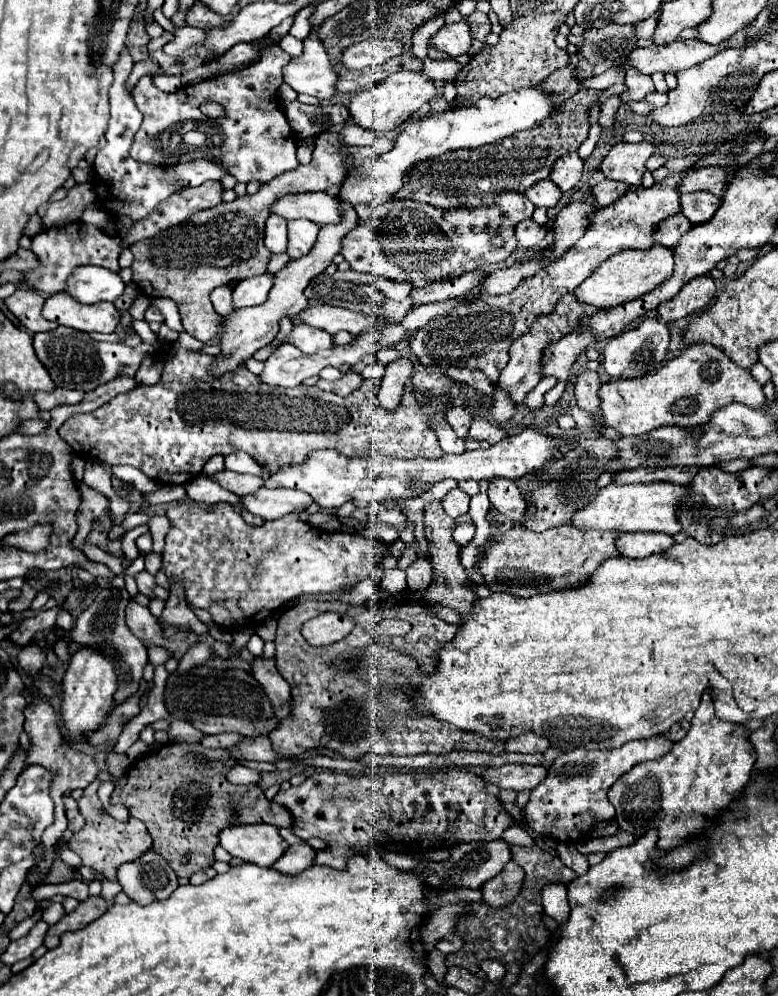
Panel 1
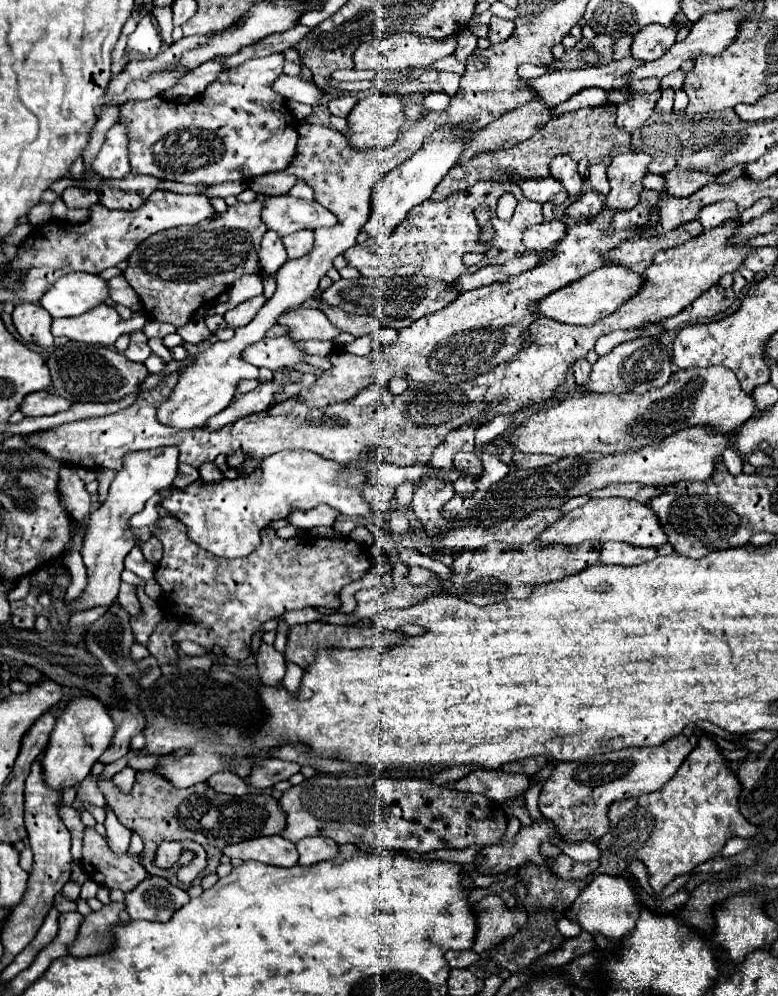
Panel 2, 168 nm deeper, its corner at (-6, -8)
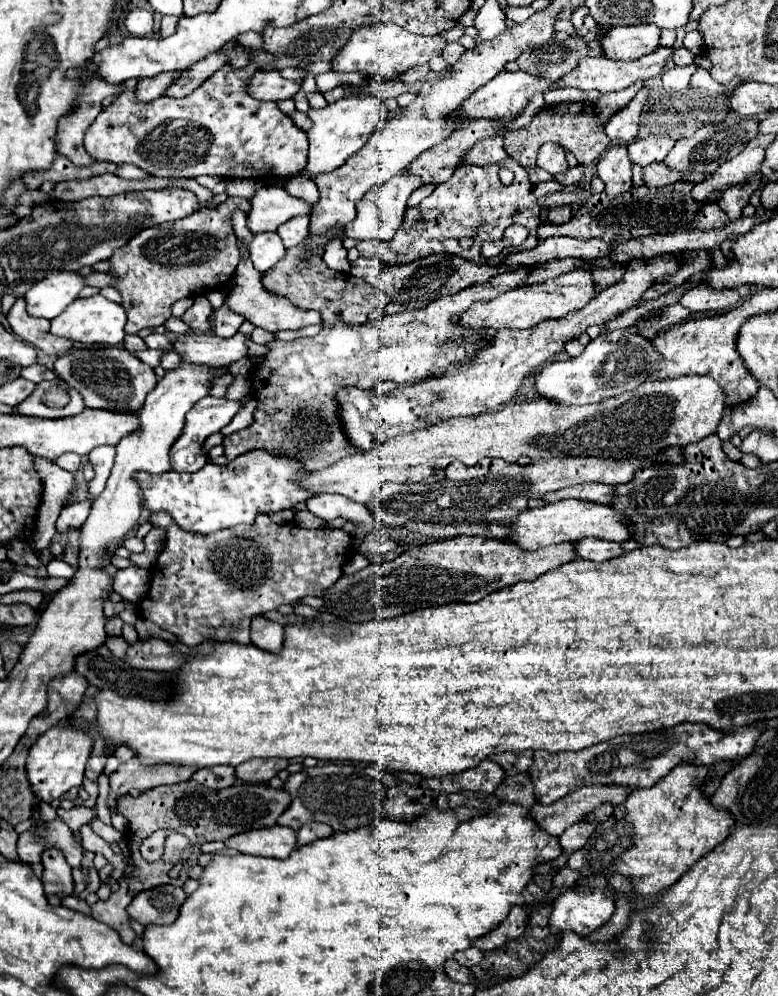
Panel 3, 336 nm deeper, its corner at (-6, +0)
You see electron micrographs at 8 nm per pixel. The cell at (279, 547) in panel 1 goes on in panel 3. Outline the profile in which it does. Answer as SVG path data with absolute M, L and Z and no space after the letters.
M156 512L150 520L154 526L164 528L168 534L154 568L152 584L146 598L138 606L138 614L144 620L152 620L162 630L174 634L186 646L198 646L202 638L232 640L238 644L251 644L250 623L252 616L266 614L282 604L296 602L304 596L322 596L342 574L342 564L350 560L352 546L350 534L336 528L306 530L294 522L274 524L268 514L256 516L254 524L240 524L236 528L224 528L212 532L212 536L200 536L180 530L168 512Z

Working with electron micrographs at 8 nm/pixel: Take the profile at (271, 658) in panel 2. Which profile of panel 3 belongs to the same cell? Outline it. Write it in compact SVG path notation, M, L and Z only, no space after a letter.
M254 616L252 618L252 644L264 650L278 652L282 646L282 636L284 630L280 624L264 618L264 616Z

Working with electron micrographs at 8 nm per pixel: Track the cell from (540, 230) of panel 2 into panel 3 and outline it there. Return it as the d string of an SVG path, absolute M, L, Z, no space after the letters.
M564 204L564 206L556 206L552 210L548 210L548 220L552 224L564 224L572 218L572 204Z

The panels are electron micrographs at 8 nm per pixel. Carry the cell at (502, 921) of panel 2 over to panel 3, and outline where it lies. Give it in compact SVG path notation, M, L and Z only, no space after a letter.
M512 908L512 912L508 914L508 918L498 926L494 928L492 932L484 934L482 938L476 938L474 940L474 946L480 948L482 952L488 952L488 950L496 950L500 946L504 946L506 942L518 938L522 932L524 932L524 924L526 924L526 912L522 908Z

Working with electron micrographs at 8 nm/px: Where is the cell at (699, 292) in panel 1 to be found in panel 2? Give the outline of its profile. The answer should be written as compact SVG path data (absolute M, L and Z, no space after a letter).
M716 284L710 290L706 290L704 294L700 294L688 308L684 308L684 312L680 312L674 318L662 320L662 326L666 330L680 330L686 324L710 320L710 318L718 316L720 312L728 310L732 306L732 302L734 302L734 290L722 288L720 284Z

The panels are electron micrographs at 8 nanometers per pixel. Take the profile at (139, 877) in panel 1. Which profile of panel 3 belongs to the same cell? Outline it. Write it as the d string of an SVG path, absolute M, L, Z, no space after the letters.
M164 888L140 892L128 906L128 914L142 926L172 924L180 914L180 906L184 904L186 894L180 888Z

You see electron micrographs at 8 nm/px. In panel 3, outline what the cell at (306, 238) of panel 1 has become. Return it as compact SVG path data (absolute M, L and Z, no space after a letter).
M296 216L296 220L288 220L288 224L282 224L276 230L276 234L282 238L286 248L292 248L292 246L298 246L300 242L306 240L308 224L310 224L308 216Z

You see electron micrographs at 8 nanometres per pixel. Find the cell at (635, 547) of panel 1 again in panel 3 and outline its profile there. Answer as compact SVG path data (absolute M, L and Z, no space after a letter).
M578 540L576 542L576 556L592 562L604 562L616 556L622 556L624 550L620 548L618 542L606 542L606 540Z

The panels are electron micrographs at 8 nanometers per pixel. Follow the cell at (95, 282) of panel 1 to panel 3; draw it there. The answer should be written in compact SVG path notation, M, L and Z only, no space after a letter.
M54 272L44 280L36 282L26 294L26 310L34 318L56 318L72 300L76 300L78 292L84 288L84 278L76 272Z

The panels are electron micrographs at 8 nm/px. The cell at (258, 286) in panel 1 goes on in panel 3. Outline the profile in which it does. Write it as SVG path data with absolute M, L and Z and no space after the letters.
M222 306L214 312L214 324L212 324L212 332L220 338L230 338L238 332L240 324L244 322L242 316L228 312L228 306Z

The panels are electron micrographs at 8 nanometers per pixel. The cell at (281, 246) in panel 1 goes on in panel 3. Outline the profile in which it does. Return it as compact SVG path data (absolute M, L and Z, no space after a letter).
M276 232L256 234L250 242L250 256L258 272L270 270L284 254L286 254L286 248Z

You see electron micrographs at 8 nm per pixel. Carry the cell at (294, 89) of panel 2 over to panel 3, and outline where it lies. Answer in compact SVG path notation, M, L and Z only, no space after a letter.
M258 70L254 72L246 92L256 98L256 100L272 100L272 102L280 102L286 98L292 98L296 92L300 90L298 82L292 80L284 80L280 76L280 72L266 72L266 70Z

